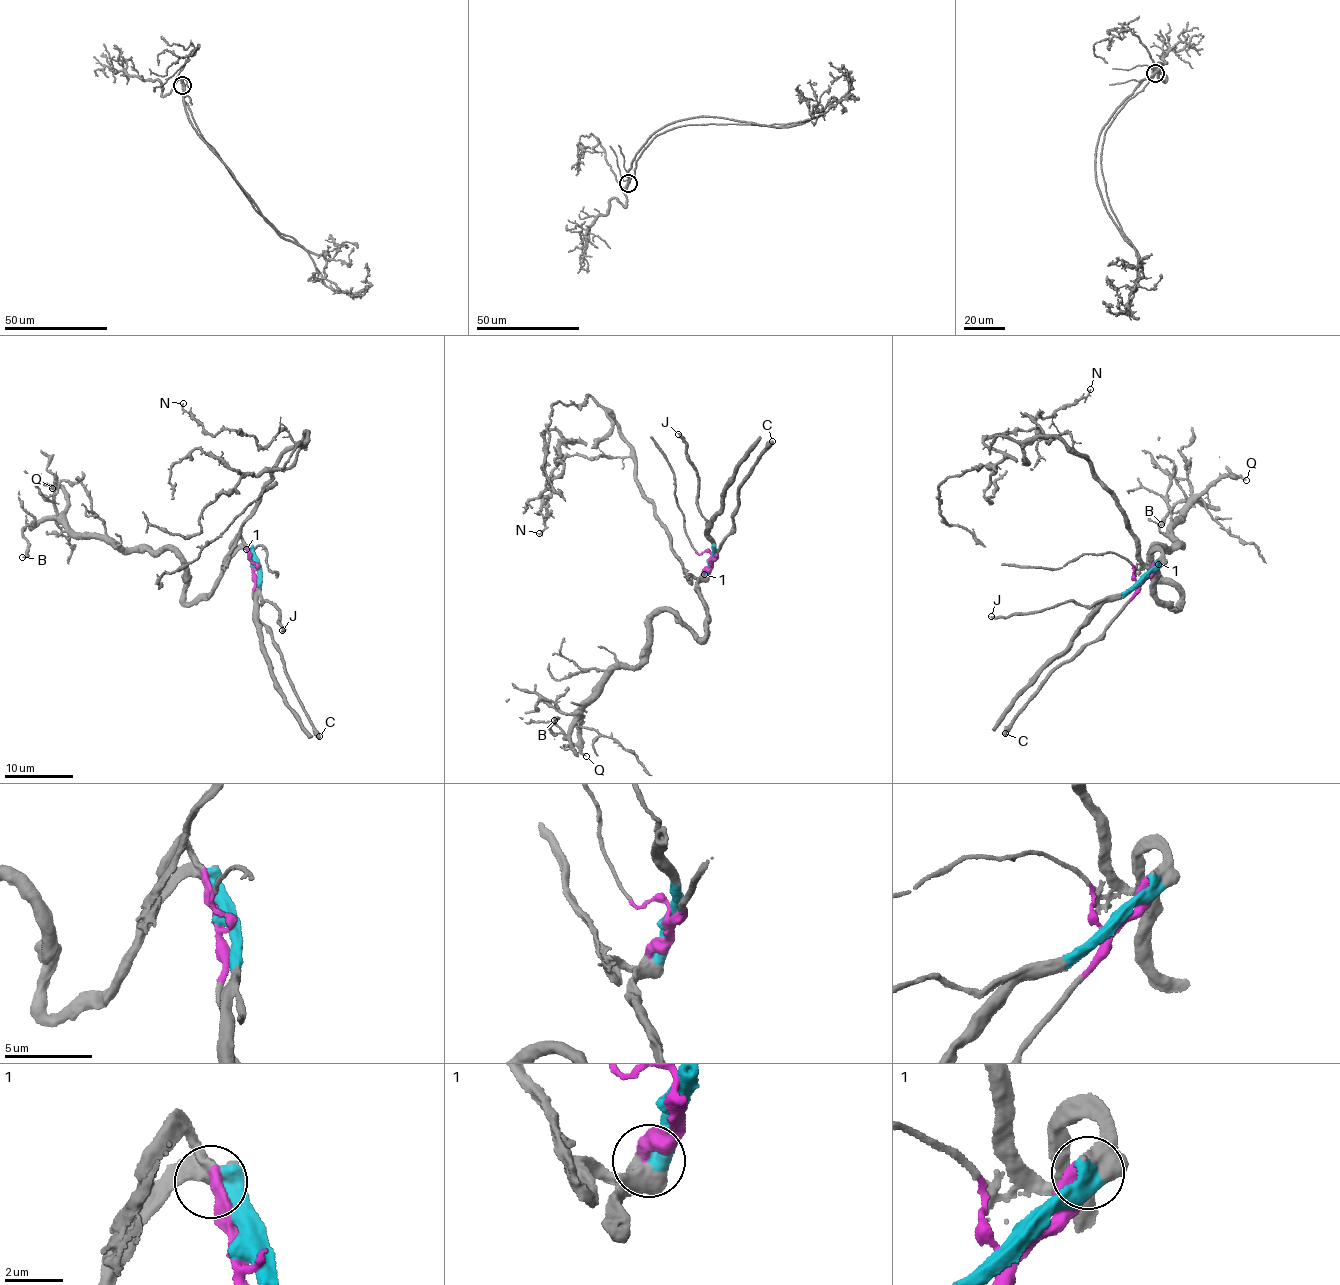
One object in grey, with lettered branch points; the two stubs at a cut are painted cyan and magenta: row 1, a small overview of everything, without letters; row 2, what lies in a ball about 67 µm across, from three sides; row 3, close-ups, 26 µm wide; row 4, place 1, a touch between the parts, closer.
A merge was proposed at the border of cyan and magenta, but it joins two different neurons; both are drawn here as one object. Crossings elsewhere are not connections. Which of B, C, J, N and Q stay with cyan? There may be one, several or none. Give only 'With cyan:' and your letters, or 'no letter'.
With cyan: B, J, Q

